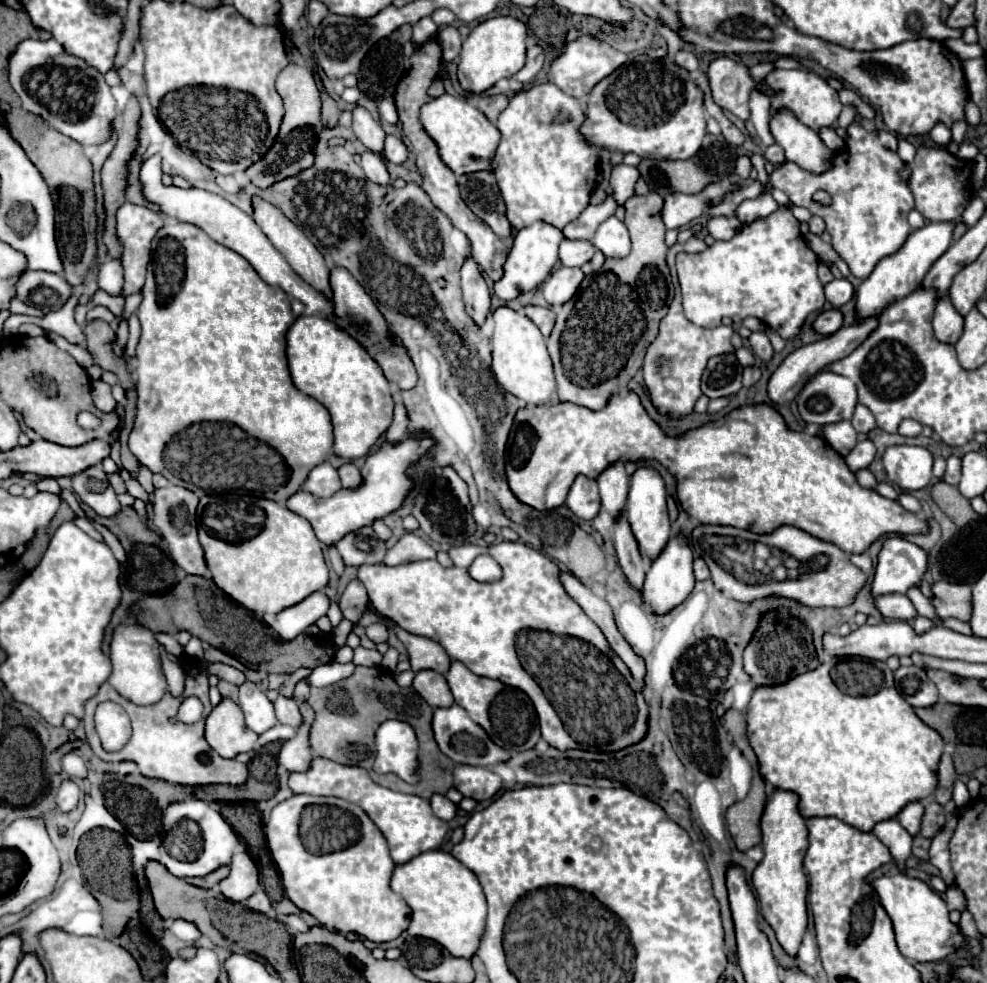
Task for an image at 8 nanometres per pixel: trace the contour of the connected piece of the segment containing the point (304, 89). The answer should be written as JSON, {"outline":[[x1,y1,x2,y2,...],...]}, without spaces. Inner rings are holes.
{"outline":[[289,63,279,73,275,87,285,105,285,115,279,133,271,149,245,171,249,181,261,189,267,189,275,181,295,177,305,169,309,169,315,163,315,145,317,145,317,135,321,131,321,97,313,79,313,71,307,65]]}

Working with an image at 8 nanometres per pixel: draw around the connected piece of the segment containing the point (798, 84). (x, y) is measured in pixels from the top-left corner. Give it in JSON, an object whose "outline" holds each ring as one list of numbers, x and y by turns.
{"outline":[[773,69,763,79,763,85,775,91,775,95,771,95,771,117,779,109,791,109,791,113,795,113,795,117,799,117,803,125,815,131,819,131,821,127,831,127,843,109,839,101,839,93,825,79,805,69]]}

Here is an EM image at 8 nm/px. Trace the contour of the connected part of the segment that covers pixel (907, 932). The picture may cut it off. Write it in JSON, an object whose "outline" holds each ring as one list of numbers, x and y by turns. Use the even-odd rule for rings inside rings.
{"outline":[[905,873,883,875,875,879,873,889,879,895,879,901,887,915,893,921,897,947,911,961,939,961,949,955,953,949,963,947,963,935,957,925,949,921,949,911,945,901,927,887,921,879,909,877]]}

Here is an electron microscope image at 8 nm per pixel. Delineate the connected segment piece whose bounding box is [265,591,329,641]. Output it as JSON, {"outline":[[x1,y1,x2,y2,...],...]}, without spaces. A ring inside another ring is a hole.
{"outline":[[317,591,293,607,287,607,273,615,265,615,265,621,281,641,293,641,299,633,303,633,309,625,313,625,321,615,325,615,327,609,329,609,327,595]]}

